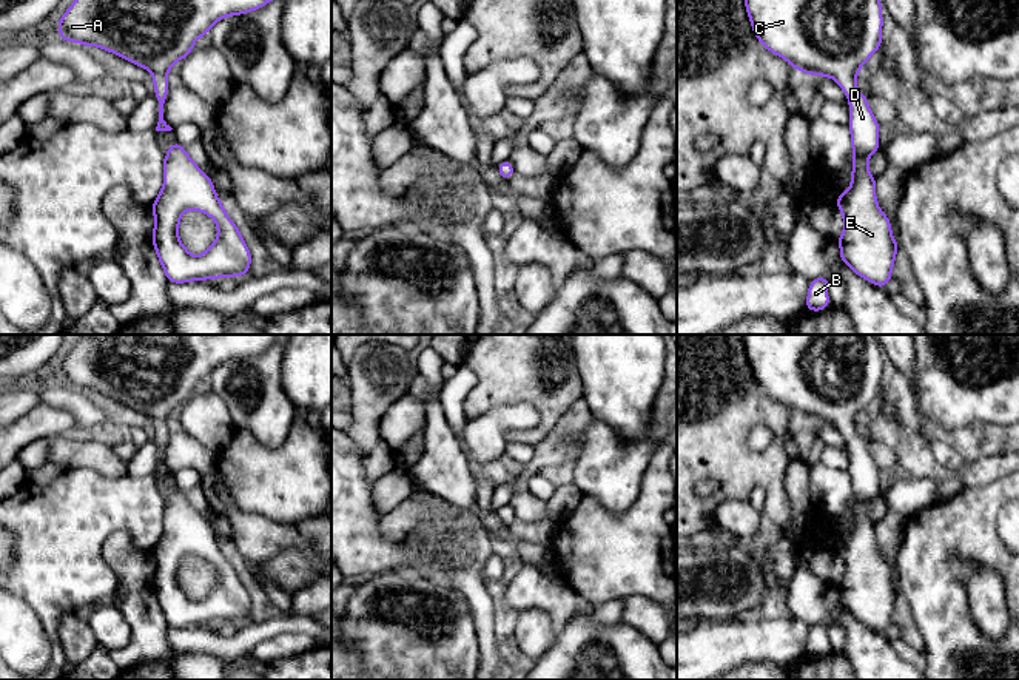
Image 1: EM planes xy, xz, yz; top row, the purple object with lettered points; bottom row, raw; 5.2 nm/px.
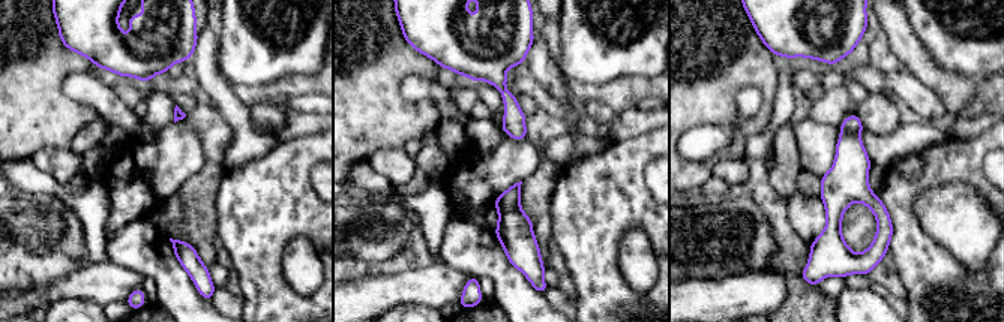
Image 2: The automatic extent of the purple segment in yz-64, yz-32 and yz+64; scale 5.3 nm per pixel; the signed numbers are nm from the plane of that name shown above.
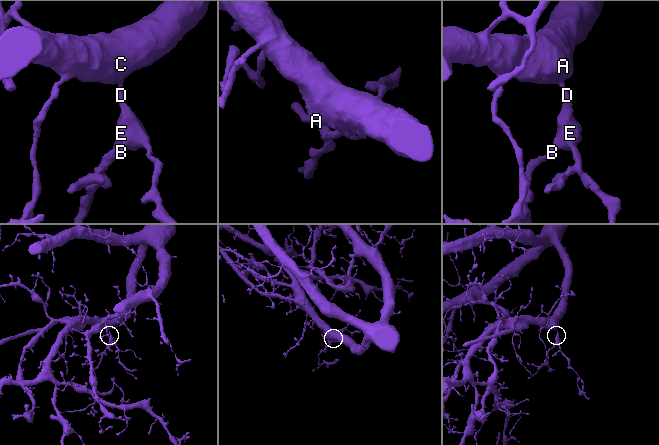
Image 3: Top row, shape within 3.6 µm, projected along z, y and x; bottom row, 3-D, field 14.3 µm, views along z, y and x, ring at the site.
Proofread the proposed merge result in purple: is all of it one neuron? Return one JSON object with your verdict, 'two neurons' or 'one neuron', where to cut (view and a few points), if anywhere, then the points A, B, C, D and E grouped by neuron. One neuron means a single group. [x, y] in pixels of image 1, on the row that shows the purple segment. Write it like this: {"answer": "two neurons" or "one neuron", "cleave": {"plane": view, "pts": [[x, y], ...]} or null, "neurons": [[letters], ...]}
{"answer": "one neuron", "cleave": null, "neurons": [["A", "B", "C", "D", "E"]]}

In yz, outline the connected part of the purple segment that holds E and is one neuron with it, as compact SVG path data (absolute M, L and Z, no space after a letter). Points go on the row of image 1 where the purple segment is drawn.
M745 0L746 12L758 42L772 54L785 59L791 68L805 74L834 79L849 102L853 173L851 187L837 197L836 205L843 216L843 231L837 239L840 259L857 276L876 287L891 281L899 244L891 234L891 222L877 205L876 177L869 174L868 159L879 148L879 122L868 99L857 89L857 72L882 46L880 0Z

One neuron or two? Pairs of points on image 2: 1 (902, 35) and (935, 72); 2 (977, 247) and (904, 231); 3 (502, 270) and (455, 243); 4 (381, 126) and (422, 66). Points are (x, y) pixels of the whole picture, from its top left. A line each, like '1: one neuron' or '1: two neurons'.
1: one neuron
2: two neurons
3: one neuron
4: one neuron

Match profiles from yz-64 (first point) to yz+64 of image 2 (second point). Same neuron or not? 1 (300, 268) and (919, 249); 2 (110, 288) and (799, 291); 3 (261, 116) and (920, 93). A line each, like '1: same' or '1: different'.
1: different
2: different
3: same

